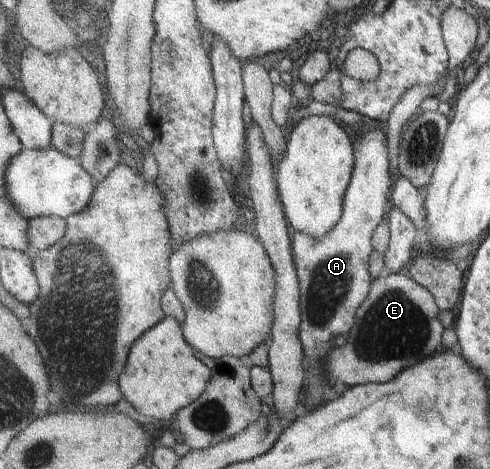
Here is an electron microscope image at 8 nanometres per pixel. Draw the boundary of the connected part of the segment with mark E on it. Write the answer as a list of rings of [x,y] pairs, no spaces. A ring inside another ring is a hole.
[[[404,274],[374,278],[369,297],[359,307],[347,343],[325,357],[327,377],[345,383],[349,388],[375,381],[385,383],[407,367],[421,363],[442,348],[445,327],[439,321],[442,313],[431,291]]]

